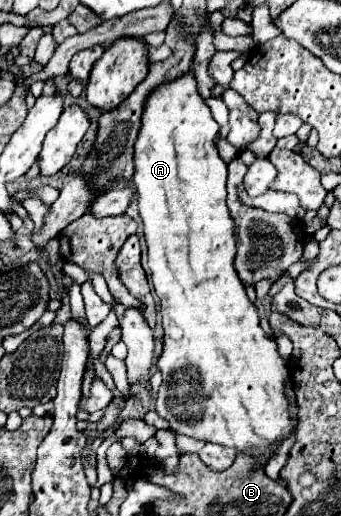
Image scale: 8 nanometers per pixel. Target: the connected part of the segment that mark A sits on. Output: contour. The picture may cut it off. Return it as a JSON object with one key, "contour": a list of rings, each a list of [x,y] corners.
{"contour":[[[182,75],[172,83],[160,85],[148,97],[142,129],[134,145],[138,209],[144,221],[148,265],[156,295],[160,297],[164,325],[164,351],[156,363],[164,385],[156,395],[156,411],[176,433],[210,443],[234,445],[238,453],[258,447],[268,459],[272,451],[266,451],[266,447],[276,439],[288,437],[294,429],[284,395],[288,369],[276,351],[276,341],[262,331],[256,307],[246,297],[244,285],[232,267],[236,255],[234,221],[226,205],[228,169],[214,143],[218,129],[220,125],[196,89],[196,79]]]}

